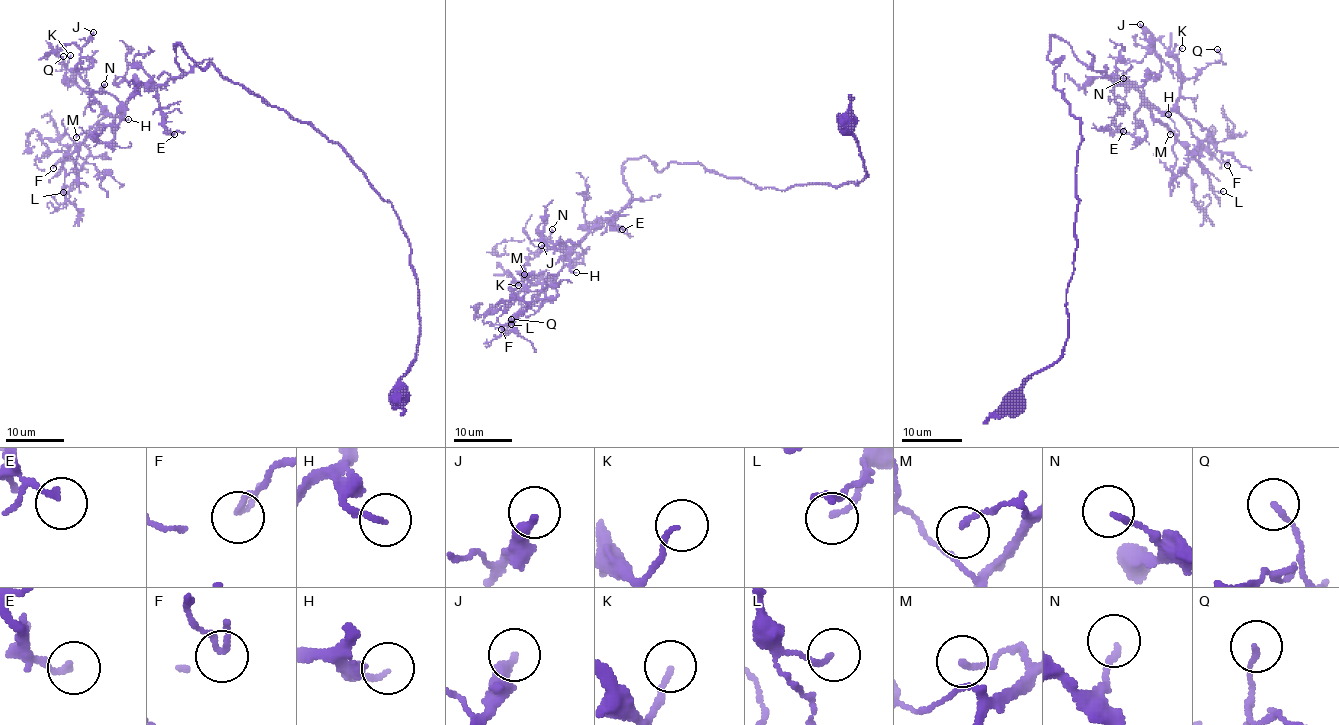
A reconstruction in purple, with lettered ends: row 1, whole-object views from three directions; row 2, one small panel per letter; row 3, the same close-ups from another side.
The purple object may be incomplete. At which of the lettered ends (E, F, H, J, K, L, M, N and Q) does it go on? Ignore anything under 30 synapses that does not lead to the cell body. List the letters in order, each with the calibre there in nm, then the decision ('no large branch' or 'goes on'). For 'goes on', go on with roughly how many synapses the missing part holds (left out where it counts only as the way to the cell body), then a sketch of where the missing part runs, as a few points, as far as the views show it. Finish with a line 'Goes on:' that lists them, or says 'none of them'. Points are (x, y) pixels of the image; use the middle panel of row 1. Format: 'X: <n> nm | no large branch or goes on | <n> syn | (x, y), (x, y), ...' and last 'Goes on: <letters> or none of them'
E: 170 nm | no large branch
F: 120 nm | no large branch
H: 150 nm | goes on | 60 syn | (576, 272), (579, 285), (594, 290), (591, 296)
J: 320 nm | no large branch
K: 140 nm | no large branch
L: 130 nm | no large branch
M: 140 nm | no large branch
N: 160 nm | no large branch
Q: 140 nm | no large branch
Goes on: H

